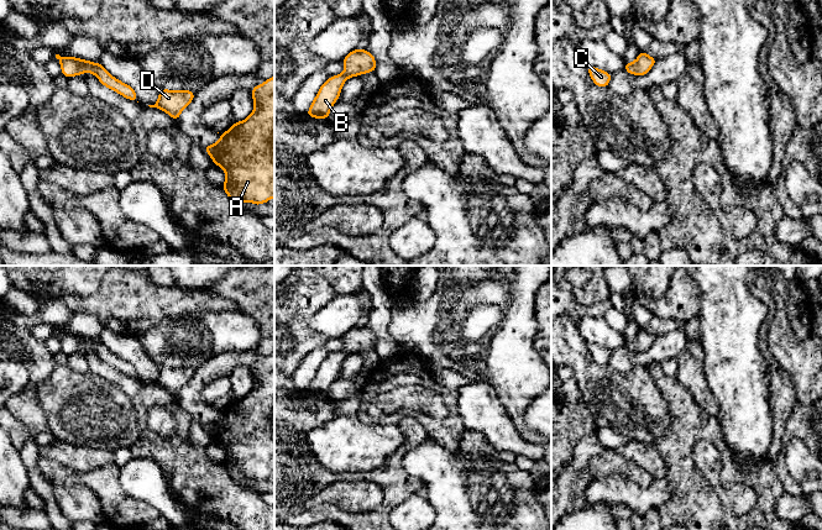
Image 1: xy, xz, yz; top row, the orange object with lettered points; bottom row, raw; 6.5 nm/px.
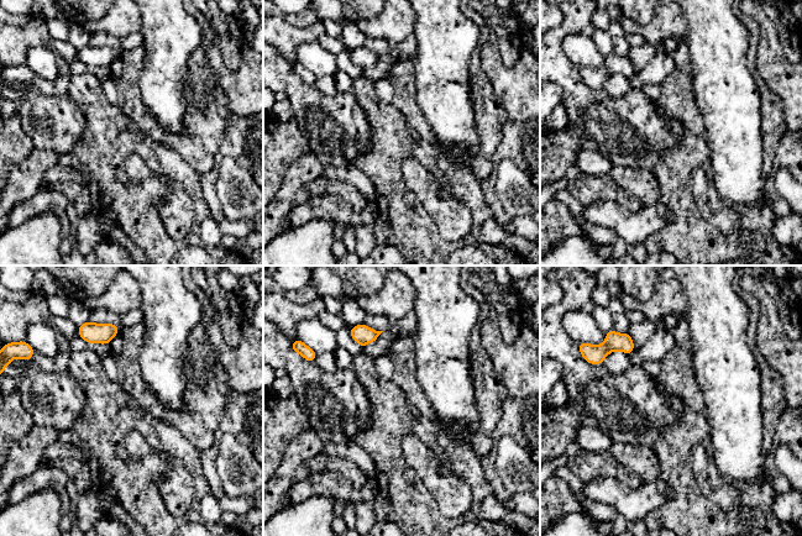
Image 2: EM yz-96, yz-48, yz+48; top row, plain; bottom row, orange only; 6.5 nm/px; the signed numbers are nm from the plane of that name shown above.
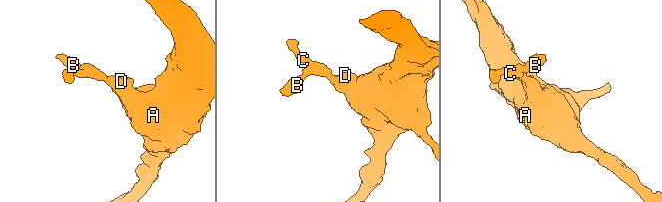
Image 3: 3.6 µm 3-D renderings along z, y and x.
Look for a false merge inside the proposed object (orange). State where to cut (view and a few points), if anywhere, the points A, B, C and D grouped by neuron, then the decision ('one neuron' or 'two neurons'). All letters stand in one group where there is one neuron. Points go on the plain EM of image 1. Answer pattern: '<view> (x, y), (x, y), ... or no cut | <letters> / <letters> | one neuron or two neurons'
no cut | A B C D | one neuron

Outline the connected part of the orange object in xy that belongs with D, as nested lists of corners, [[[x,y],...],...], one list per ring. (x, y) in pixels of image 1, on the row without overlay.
[[[159,366],[158,377],[150,384],[157,384],[178,398],[180,389],[193,378],[195,368]]]

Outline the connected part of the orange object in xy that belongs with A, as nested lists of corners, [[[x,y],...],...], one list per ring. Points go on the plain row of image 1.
[[[274,352],[251,366],[251,373],[255,378],[251,392],[220,410],[215,421],[203,424],[214,441],[225,447],[226,457],[221,463],[240,484],[244,478],[261,482],[274,474]]]

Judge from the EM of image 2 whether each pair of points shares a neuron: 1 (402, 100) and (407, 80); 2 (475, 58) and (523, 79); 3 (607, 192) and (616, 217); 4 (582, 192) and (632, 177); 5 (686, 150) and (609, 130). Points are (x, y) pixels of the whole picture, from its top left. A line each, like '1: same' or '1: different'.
1: same
2: different
3: different
4: different
5: different

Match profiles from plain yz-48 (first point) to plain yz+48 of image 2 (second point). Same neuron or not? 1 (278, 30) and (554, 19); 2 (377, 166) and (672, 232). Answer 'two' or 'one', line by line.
1: one
2: one

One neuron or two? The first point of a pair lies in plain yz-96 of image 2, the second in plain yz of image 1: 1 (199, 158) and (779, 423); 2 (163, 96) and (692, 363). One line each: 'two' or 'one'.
1: one
2: two

